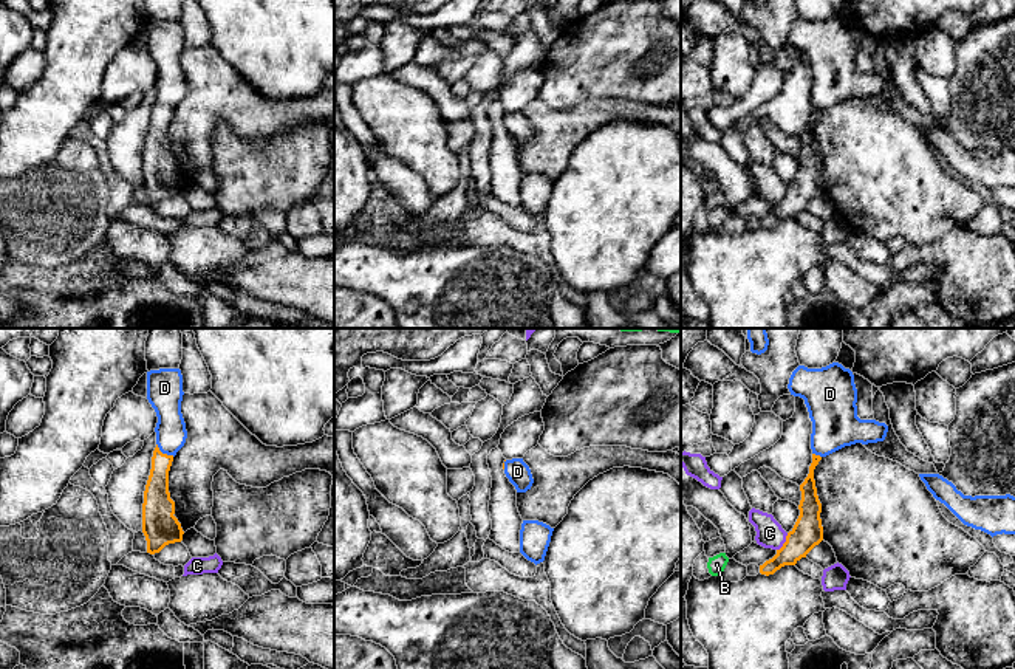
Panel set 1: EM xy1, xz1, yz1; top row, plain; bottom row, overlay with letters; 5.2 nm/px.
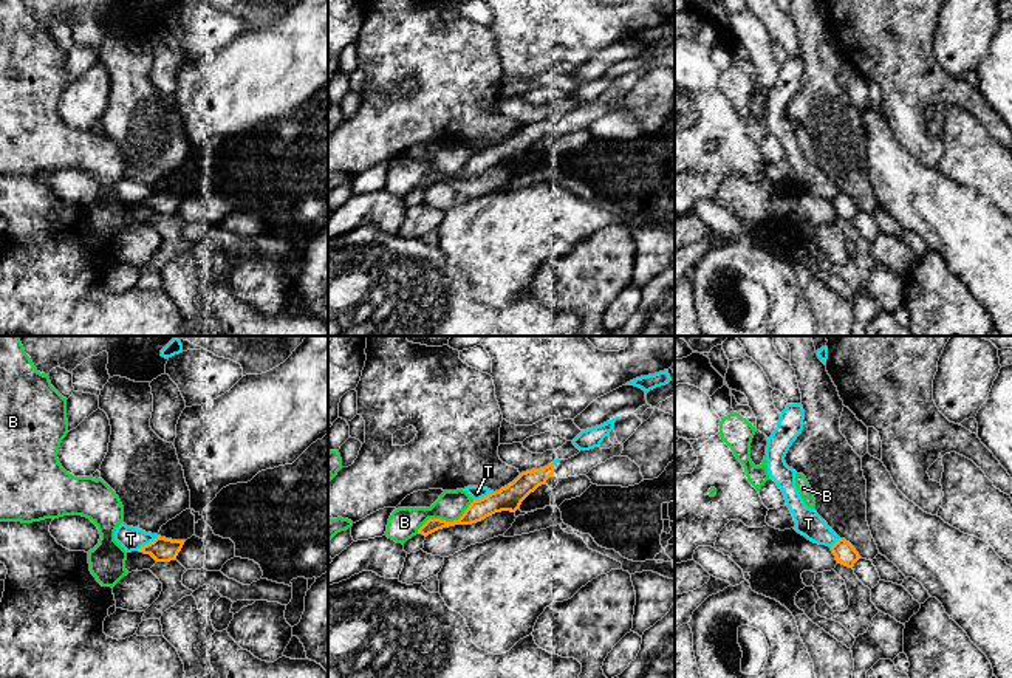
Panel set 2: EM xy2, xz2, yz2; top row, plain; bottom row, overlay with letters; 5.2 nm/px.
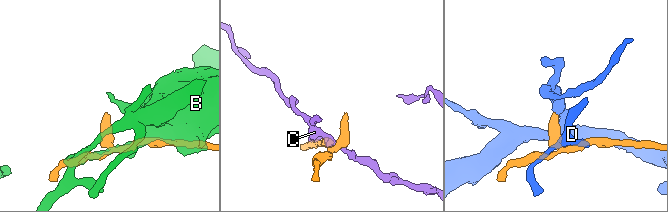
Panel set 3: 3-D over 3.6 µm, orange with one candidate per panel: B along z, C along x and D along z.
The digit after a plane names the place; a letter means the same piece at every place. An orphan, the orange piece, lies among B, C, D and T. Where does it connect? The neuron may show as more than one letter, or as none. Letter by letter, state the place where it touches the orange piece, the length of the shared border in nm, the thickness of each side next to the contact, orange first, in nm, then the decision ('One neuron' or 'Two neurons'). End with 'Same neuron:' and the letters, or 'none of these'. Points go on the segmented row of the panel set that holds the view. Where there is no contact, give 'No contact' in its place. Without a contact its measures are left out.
B: Touches orange at xz2 (444, 520). Shared border 340 nm. Thickness 110 nm (orange) against 160 nm. Two neurons
C: Touches orange at yz1 (785, 542). Shared border 110 nm. Thickness 160 nm (orange) against 140 nm. Two neurons
D: Touches orange at xy1 (164, 454). Shared border 120 nm. Thickness 140 nm (orange) against 160 nm. One neuron
T: Touches orange at xy2 (147, 544). Shared border 140 nm. Thickness 130 nm (orange) against 120 nm. Two neurons
Same neuron: D

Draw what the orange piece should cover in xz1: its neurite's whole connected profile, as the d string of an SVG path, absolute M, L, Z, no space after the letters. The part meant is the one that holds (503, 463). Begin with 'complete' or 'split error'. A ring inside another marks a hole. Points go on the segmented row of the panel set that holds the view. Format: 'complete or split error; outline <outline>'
split error; outline M523 458L506 460L503 463L503 469L509 482L515 486L517 492L526 492L531 489L534 479Z

